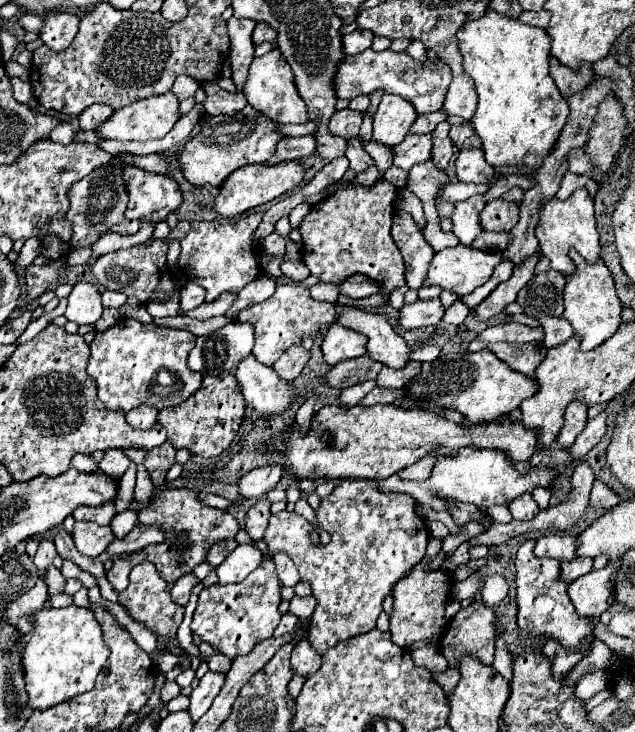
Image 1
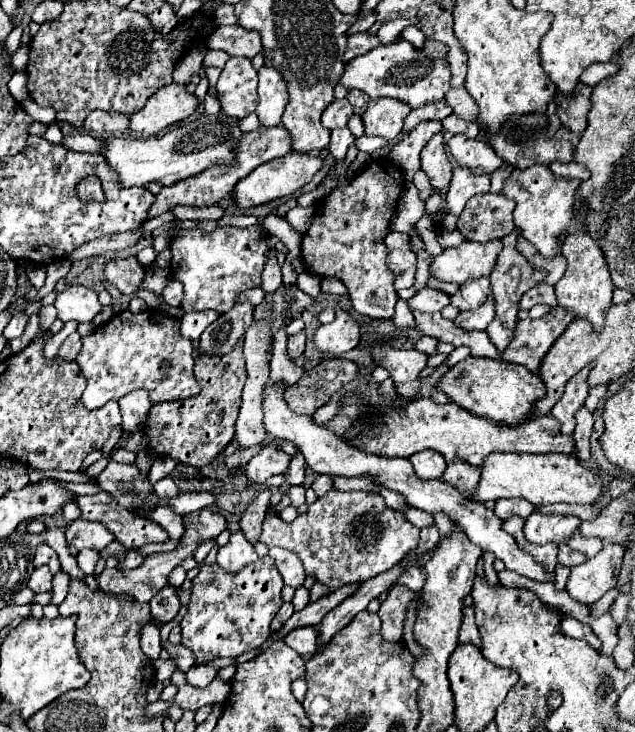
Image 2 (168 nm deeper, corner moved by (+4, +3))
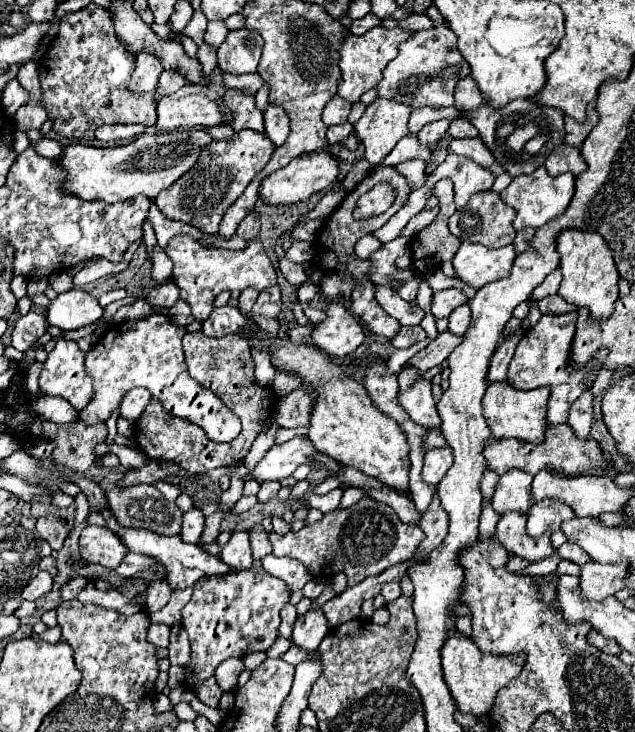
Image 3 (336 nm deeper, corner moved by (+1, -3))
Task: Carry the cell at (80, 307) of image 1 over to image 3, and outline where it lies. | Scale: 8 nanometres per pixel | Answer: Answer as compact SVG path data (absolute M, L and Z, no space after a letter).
M81 289L59 293L47 309L47 321L61 331L85 327L101 319L101 315L103 307L99 305L99 301Z

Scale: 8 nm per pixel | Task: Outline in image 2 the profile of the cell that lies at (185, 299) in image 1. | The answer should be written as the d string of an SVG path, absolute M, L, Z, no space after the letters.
M172 279L172 281L168 281L168 285L166 285L166 287L164 287L164 291L162 291L162 299L164 299L164 303L168 303L170 307L180 307L182 293L184 293L182 283Z

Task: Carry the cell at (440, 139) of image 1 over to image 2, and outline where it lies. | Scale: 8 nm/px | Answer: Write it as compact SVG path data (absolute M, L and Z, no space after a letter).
M442 133L434 135L430 143L422 149L422 171L428 175L432 187L436 193L442 195L442 205L438 207L438 213L448 213L446 209L446 191L450 187L450 177L452 177L452 165L446 157L444 143L442 143Z

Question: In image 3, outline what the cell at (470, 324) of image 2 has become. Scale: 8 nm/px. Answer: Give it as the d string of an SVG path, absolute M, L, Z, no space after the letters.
M443 331L439 333L439 337L435 341L431 341L423 351L419 351L417 355L413 355L407 363L421 369L421 373L425 373L427 369L435 367L435 365L441 365L449 353L459 347L463 343L463 335L455 335L451 331Z

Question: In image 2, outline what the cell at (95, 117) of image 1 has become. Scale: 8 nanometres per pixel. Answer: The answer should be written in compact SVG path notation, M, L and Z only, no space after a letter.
M92 111L84 121L86 131L102 133L102 135L124 135L130 131L130 121L126 115L120 113L106 113L106 111Z

